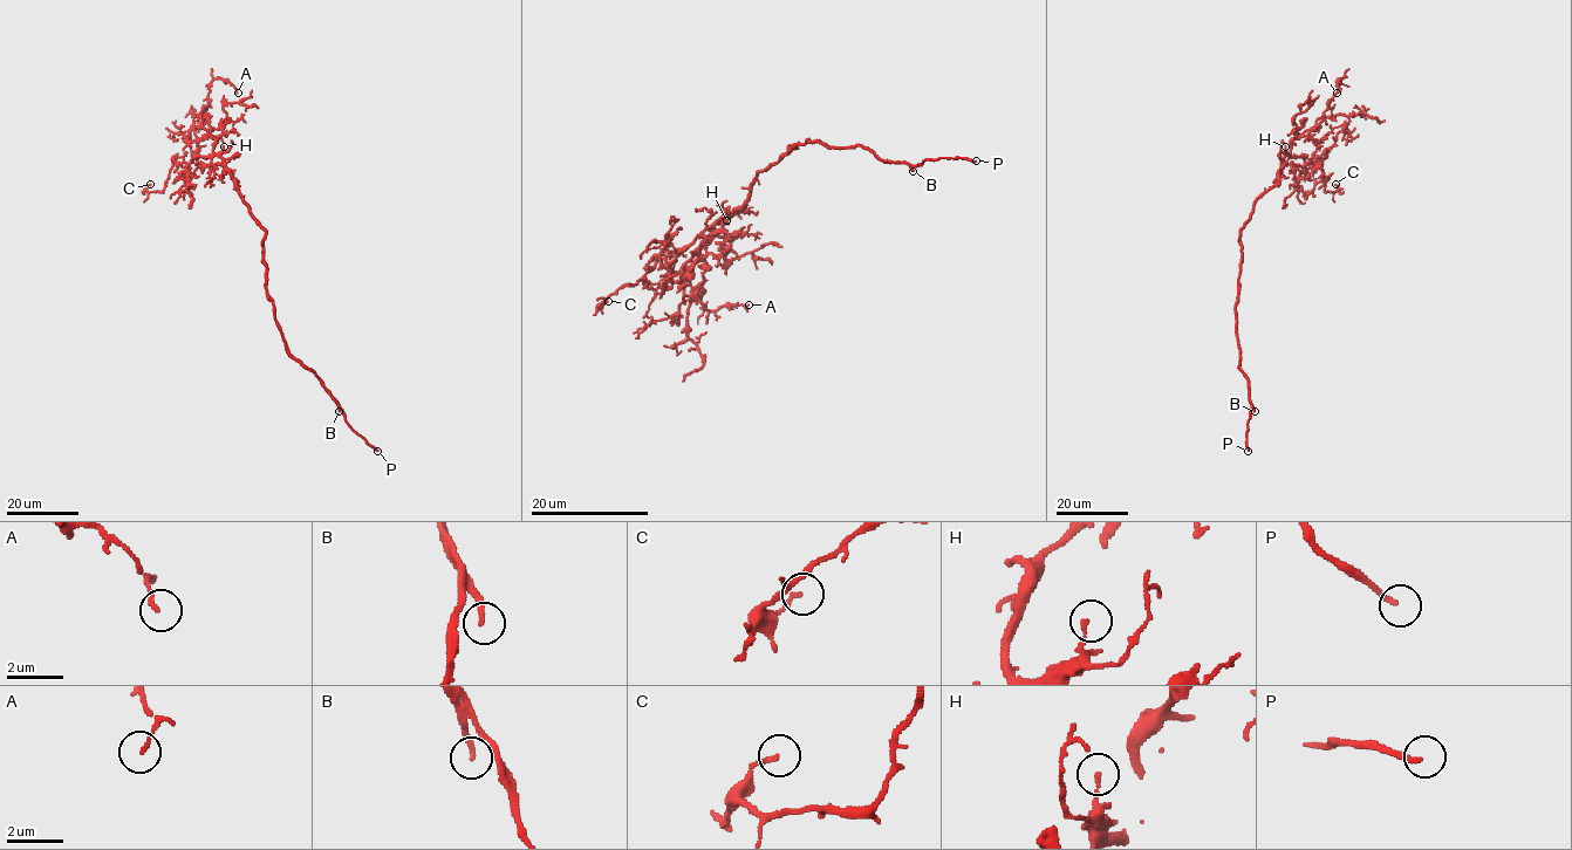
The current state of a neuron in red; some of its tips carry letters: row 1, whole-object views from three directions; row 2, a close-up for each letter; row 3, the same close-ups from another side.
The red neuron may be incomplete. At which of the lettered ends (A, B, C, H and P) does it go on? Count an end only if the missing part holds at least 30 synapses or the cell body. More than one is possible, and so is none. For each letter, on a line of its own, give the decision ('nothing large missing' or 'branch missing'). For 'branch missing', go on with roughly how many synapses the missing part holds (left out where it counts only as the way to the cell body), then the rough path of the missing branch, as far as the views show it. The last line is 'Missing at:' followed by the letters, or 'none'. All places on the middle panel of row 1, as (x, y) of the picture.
A: nothing large missing
B: branch missing; about 50 synapses; missing branch runs (913, 171), (913, 157), (879, 156), (833, 184), (780, 160), (785, 187), (821, 211), (807, 212)
C: nothing large missing
H: nothing large missing
P: branch missing
Missing at: B, P

